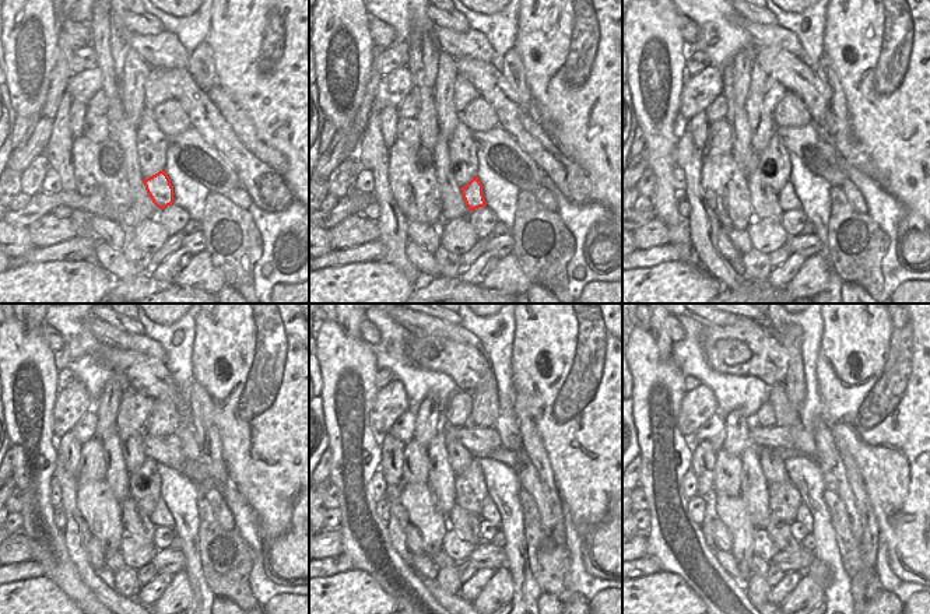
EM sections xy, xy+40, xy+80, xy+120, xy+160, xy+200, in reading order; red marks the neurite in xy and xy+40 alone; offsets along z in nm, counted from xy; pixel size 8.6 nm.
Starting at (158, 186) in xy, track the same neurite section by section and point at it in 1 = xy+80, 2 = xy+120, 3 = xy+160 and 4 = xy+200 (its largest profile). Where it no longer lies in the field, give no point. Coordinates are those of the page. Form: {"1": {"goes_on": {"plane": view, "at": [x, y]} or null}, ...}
{"1": {"goes_on": {"plane": "xy+80", "at": [786, 197]}}, "2": {"goes_on": {"plane": "xy+120", "at": [161, 515]}}, "3": {"goes_on": {"plane": "xy+160", "at": [488, 512]}}, "4": {"goes_on": {"plane": "xy+200", "at": [803, 516]}}}

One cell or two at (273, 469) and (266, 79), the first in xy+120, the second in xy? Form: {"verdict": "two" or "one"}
{"verdict": "one"}

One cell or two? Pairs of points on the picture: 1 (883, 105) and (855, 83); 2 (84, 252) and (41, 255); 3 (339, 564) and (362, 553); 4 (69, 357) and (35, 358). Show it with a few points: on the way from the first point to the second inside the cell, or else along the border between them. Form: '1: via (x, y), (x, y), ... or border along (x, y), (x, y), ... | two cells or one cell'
1: via (876, 98), (862, 84) | one cell
2: via (73, 251), (52, 253) | one cell
3: border along (341, 554), (354, 567) | two cells
4: border along (55, 353), (55, 364), (59, 369) | two cells

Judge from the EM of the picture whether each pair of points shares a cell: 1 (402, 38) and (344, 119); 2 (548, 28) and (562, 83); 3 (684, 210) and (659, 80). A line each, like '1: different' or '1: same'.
1: different
2: same
3: different

